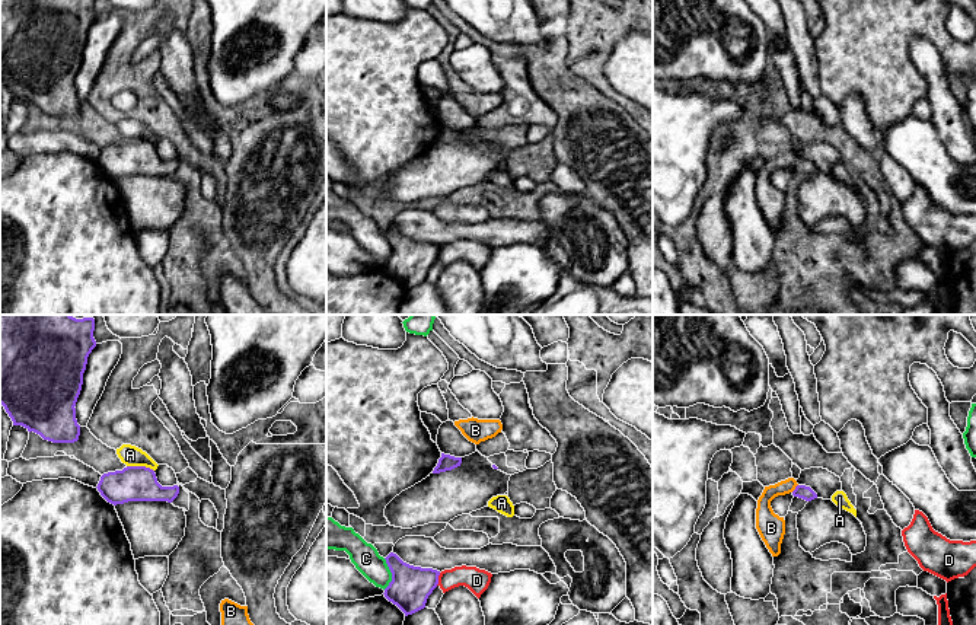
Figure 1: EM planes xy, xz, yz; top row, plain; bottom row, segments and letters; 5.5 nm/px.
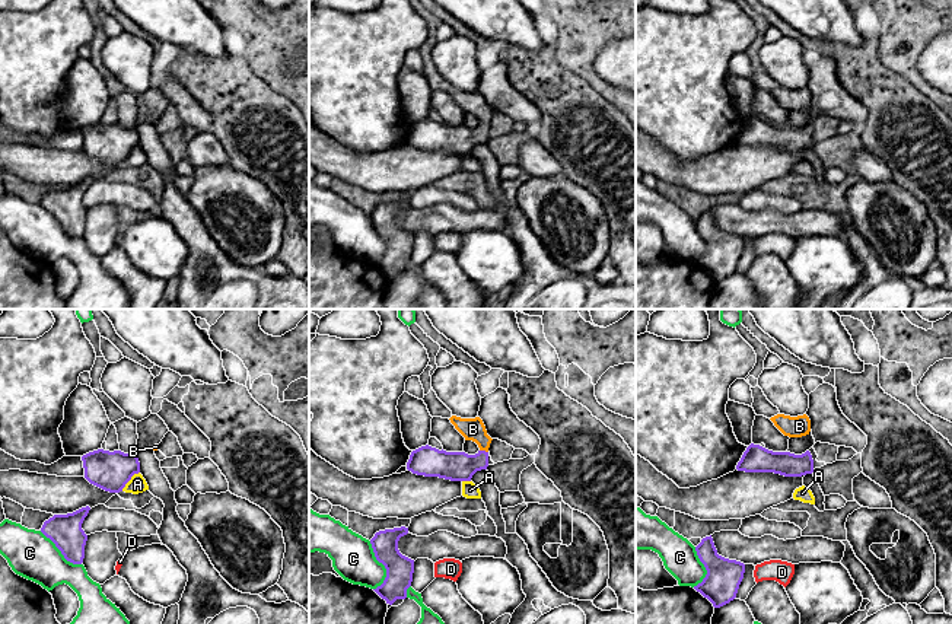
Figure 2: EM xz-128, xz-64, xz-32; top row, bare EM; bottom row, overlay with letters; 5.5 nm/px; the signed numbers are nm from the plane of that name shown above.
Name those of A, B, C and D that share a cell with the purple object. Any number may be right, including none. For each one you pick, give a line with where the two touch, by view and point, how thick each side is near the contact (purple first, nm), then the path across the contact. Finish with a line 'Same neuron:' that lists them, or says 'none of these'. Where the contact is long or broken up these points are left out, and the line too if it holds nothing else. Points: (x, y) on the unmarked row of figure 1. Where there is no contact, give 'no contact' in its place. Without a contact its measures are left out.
B: contact yz (796, 162); calibres 80 and 150 nm; way yz (801, 165), (796, 162), (765, 174), (771, 200)
Same neuron: B

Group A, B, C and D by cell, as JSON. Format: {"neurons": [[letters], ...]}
{"neurons": [["A"], ["B"], ["C"], ["D"]]}

